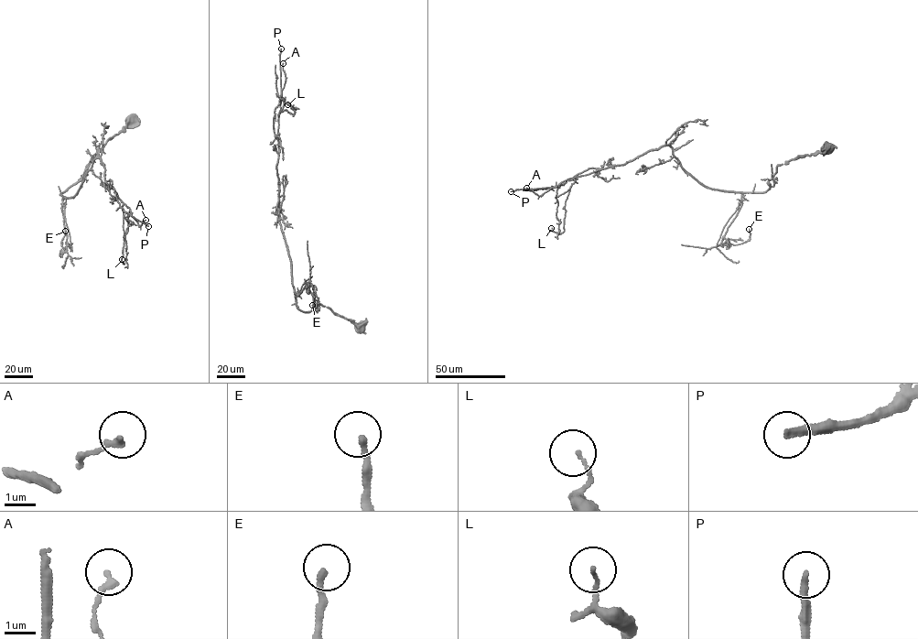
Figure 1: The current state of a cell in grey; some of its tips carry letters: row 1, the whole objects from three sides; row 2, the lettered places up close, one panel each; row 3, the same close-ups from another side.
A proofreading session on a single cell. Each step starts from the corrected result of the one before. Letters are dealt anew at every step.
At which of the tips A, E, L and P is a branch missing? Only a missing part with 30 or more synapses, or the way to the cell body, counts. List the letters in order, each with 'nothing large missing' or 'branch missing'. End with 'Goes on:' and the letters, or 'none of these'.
A: nothing large missing
E: nothing large missing
L: nothing large missing
P: branch missing
Goes on: P

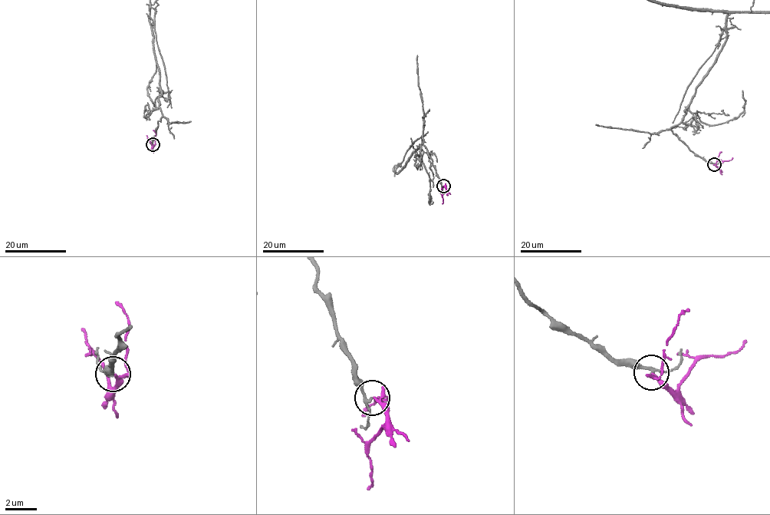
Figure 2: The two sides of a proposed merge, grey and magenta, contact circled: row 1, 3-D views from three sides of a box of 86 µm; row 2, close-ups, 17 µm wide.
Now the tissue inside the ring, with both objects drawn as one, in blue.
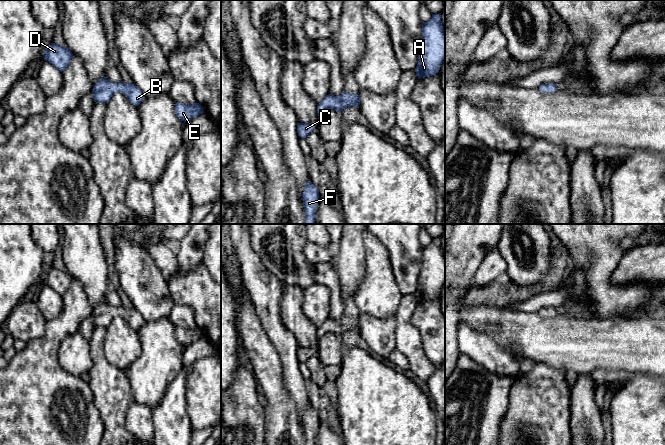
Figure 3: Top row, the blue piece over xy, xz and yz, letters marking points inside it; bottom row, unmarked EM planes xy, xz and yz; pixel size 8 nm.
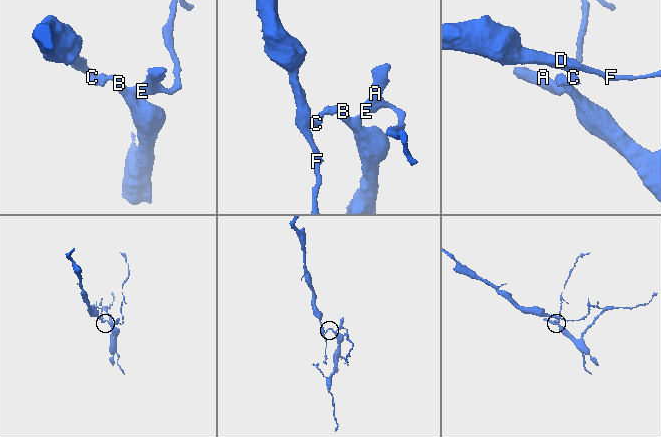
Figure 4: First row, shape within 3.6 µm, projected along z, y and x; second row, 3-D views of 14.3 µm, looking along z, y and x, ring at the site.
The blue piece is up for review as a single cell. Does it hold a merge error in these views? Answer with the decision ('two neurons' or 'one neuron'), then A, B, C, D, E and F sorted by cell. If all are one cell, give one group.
one neuron | A B C D E F

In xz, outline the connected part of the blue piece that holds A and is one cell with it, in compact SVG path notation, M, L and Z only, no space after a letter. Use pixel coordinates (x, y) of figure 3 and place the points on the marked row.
M432 14L428 22L422 23L422 45L415 68L418 79L438 73L445 59L445 30L441 15Z

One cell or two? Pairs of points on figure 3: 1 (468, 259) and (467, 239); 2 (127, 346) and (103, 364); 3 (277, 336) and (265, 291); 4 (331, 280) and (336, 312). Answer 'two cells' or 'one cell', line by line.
1: one cell
2: two cells
3: one cell
4: one cell

